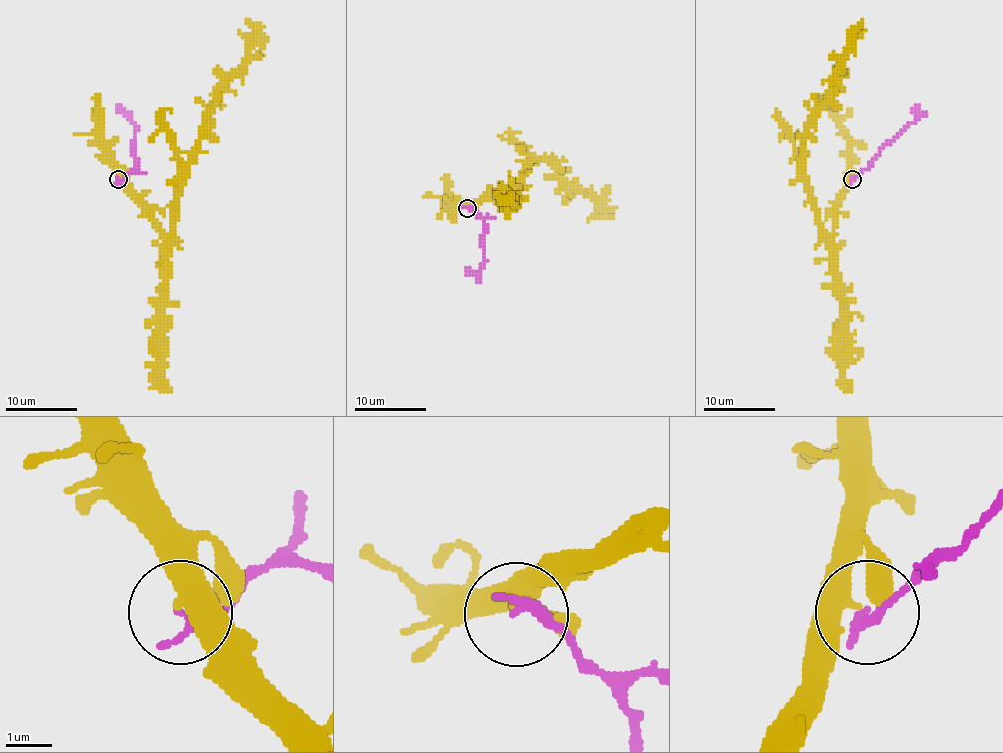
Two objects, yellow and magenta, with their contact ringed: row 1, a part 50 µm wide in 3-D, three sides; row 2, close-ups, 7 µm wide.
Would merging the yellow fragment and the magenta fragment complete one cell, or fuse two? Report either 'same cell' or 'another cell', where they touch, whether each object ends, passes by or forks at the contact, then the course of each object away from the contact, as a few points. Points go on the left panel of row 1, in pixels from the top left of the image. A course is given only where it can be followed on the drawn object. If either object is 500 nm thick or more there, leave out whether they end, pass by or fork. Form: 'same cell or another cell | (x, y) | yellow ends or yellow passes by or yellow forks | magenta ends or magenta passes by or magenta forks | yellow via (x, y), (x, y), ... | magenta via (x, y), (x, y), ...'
another cell | (118, 179) | yellow passes by | magenta ends | yellow via (118, 177), (170, 235), (186, 161), (207, 111), (220, 97), (227, 77), (245, 58), (257, 27), (247, 20) | magenta via (118, 179), (123, 179), (136, 167), (136, 127), (118, 106)

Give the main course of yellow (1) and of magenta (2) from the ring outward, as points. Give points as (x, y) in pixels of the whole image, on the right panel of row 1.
1: (852, 177), (838, 206), (834, 231), (827, 235), (804, 172), (804, 140), (863, 20)
2: (852, 179), (916, 118), (920, 106)

